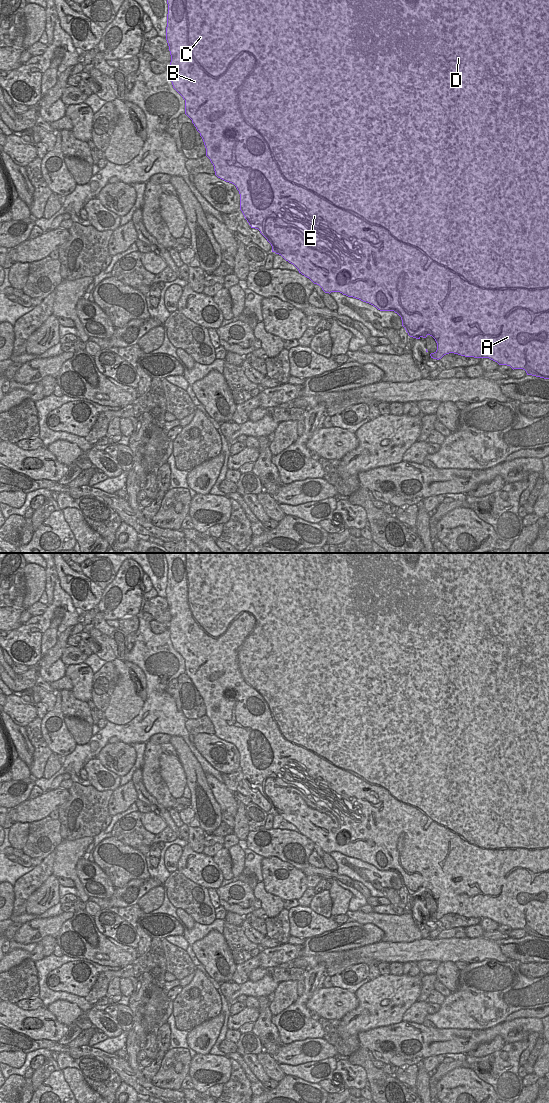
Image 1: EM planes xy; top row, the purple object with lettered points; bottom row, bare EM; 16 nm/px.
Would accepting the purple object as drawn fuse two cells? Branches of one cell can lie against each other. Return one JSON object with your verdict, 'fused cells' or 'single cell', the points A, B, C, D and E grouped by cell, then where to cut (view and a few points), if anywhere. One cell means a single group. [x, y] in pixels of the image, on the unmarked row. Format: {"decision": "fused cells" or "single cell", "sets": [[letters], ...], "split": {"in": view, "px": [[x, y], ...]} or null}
{"decision": "single cell", "sets": [["A", "B", "C", "D", "E"]], "split": null}

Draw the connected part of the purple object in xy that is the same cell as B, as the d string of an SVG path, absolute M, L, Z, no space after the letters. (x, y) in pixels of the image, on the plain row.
M165 553L165 557L166 557L166 560L167 560L167 564L168 564L168 574L167 574L167 587L166 587L166 600L167 600L167 603L168 603L168 606L169 606L169 611L170 611L170 615L171 615L171 622L170 622L170 627L169 627L169 632L170 632L170 640L171 640L171 642L172 642L172 645L173 645L173 648L174 648L174 649L175 649L175 650L176 650L176 651L177 651L177 652L178 652L178 653L179 653L179 654L180 654L180 655L181 655L181 656L182 656L182 657L183 657L183 659L184 659L184 660L185 660L185 674L186 674L186 675L187 675L187 676L188 676L188 677L189 677L189 678L190 678L190 679L191 679L191 680L192 680L192 683L193 683L193 684L194 684L194 686L195 686L195 687L196 687L196 689L197 689L197 691L198 691L198 692L199 692L199 693L200 693L200 696L201 696L201 697L202 697L202 699L203 699L203 702L204 702L204 705L205 705L205 708L206 708L206 716L207 716L207 717L208 717L208 718L209 718L209 719L210 719L210 721L211 721L211 723L212 723L212 724L213 724L213 726L214 726L214 731L215 731L215 735L216 735L216 736L217 736L217 737L218 737L218 738L220 738L220 739L222 739L222 740L224 740L224 741L226 741L226 742L229 742L229 743L232 743L232 744L234 744L234 745L235 745L235 746L236 746L236 748L237 748L237 750L238 750L238 751L239 751L239 754L240 754L240 770L241 770L241 771L242 771L242 773L243 773L243 775L244 775L244 777L245 777L245 779L246 779L246 780L247 780L247 782L248 782L248 783L249 783L249 785L250 785L250 786L251 786L251 788L255 788L255 789L258 789L258 790L259 790L259 791L260 791L260 793L261 793L261 794L262 794L262 795L263 795L263 796L264 796L264 797L265 797L265 798L266 798L266 799L267 799L267 801L268 801L268 802L269 802L269 803L270 803L270 804L271 804L271 806L272 806L272 812L275 812L275 813L276 813L276 814L279 814L279 815L281 815L281 816L282 816L282 817L283 817L283 818L284 818L284 819L285 819L285 820L286 820L286 821L288 821L288 822L289 822L289 823L291 823L291 824L293 824L293 825L294 825L294 826L295 826L295 827L296 827L296 828L297 828L297 829L298 829L298 831L299 831L299 833L301 833L301 834L302 834L302 835L304 835L304 836L305 836L305 837L307 837L307 838L309 838L309 839L310 839L310 840L311 840L311 841L312 841L312 842L313 842L313 843L314 843L314 844L317 844L317 845L319 845L319 846L320 846L320 847L321 847L321 848L322 848L322 850L323 850L323 851L324 851L324 852L325 852L325 853L329 853L329 854L330 854L330 853L331 853L331 852L340 852L340 853L342 853L342 854L343 854L343 855L346 855L346 856L348 856L348 857L353 857L353 858L356 858L356 859L359 859L359 860L361 860L361 861L363 861L363 862L366 862L366 863L369 863L369 864L371 864L371 865L373 865L373 866L374 866L374 867L376 867L376 868L377 868L377 869L378 869L378 870L380 870L380 871L394 871L394 872L395 872L395 873L397 873L397 874L398 874L398 875L399 875L399 876L400 876L400 877L401 877L401 880L402 880L402 886L403 886L403 887L404 887L404 888L405 888L405 890L406 890L406 892L407 892L407 893L408 893L408 895L409 895L409 896L410 896L410 897L413 897L413 898L416 898L416 899L420 899L420 898L421 898L421 897L423 897L423 898L426 898L426 897L427 897L427 896L428 896L428 895L430 895L430 896L432 896L432 897L433 897L433 898L434 898L434 899L435 899L435 901L436 901L436 903L437 903L437 910L436 910L436 911L435 911L435 912L434 912L434 913L431 913L431 914L430 914L430 916L431 916L431 918L433 918L433 919L437 919L437 920L439 920L439 919L441 919L441 918L442 918L442 917L443 917L443 916L444 916L444 915L446 915L446 914L449 914L449 913L454 913L454 914L458 914L458 915L461 915L461 916L465 916L465 917L474 917L474 918L489 918L489 919L491 919L491 920L493 920L493 921L495 921L495 922L497 922L497 923L498 923L498 924L499 924L499 925L507 925L507 926L510 926L510 927L511 927L511 928L512 928L512 929L513 929L513 930L514 930L514 929L523 929L523 930L525 930L525 931L526 931L526 933L527 933L527 935L532 935L532 936L536 936L536 937L540 937L540 938L544 938L544 939L549 939L549 553Z

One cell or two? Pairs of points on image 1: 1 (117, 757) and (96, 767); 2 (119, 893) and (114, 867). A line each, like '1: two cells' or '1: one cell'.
1: two cells
2: two cells

